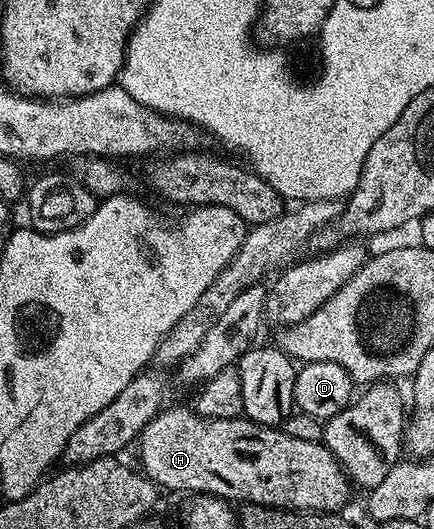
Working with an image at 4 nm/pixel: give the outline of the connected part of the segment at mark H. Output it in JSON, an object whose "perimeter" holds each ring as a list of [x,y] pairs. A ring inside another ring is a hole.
{"perimeter":[[[165,406],[157,417],[147,422],[147,426],[139,434],[135,448],[141,451],[140,467],[144,475],[154,485],[162,484],[173,492],[219,496],[230,502],[262,504],[272,508],[298,508],[304,512],[341,512],[349,500],[351,481],[341,463],[324,443],[303,442],[303,438],[291,438],[291,434],[280,427],[257,424],[253,420],[207,420],[198,416],[192,407]]]}

